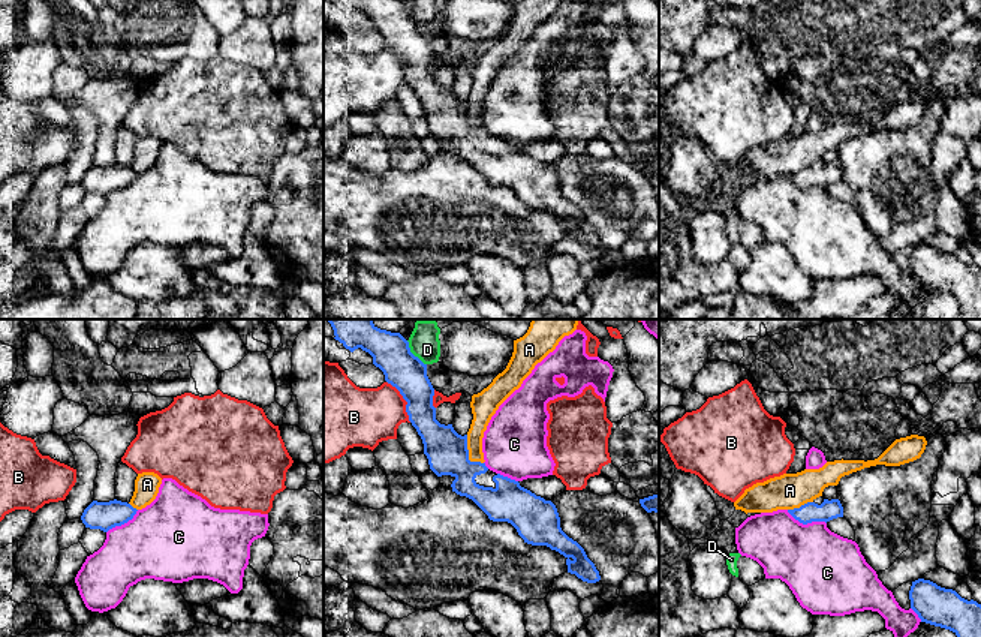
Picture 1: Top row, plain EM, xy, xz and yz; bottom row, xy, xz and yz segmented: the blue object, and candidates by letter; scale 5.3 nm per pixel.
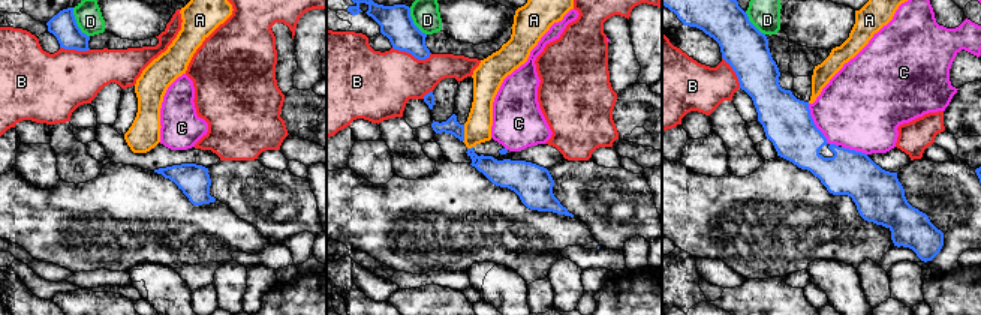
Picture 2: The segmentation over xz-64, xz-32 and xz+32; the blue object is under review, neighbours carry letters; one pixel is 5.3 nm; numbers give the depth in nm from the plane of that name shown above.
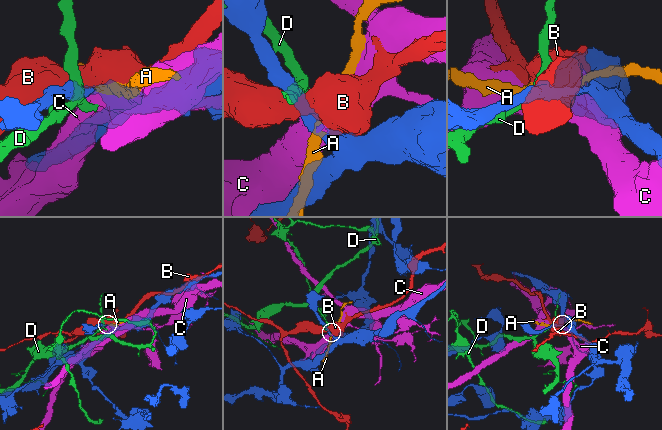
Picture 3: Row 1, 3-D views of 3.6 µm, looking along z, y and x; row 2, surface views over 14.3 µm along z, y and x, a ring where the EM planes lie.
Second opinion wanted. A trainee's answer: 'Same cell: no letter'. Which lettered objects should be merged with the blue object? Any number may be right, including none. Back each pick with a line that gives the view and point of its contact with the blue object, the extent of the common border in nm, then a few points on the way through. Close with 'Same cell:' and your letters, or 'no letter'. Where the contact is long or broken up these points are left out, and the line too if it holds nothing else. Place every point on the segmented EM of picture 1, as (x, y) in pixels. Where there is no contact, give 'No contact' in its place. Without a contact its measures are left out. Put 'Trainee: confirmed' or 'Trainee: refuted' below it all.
Same cell: no letter
Trainee: confirmed

